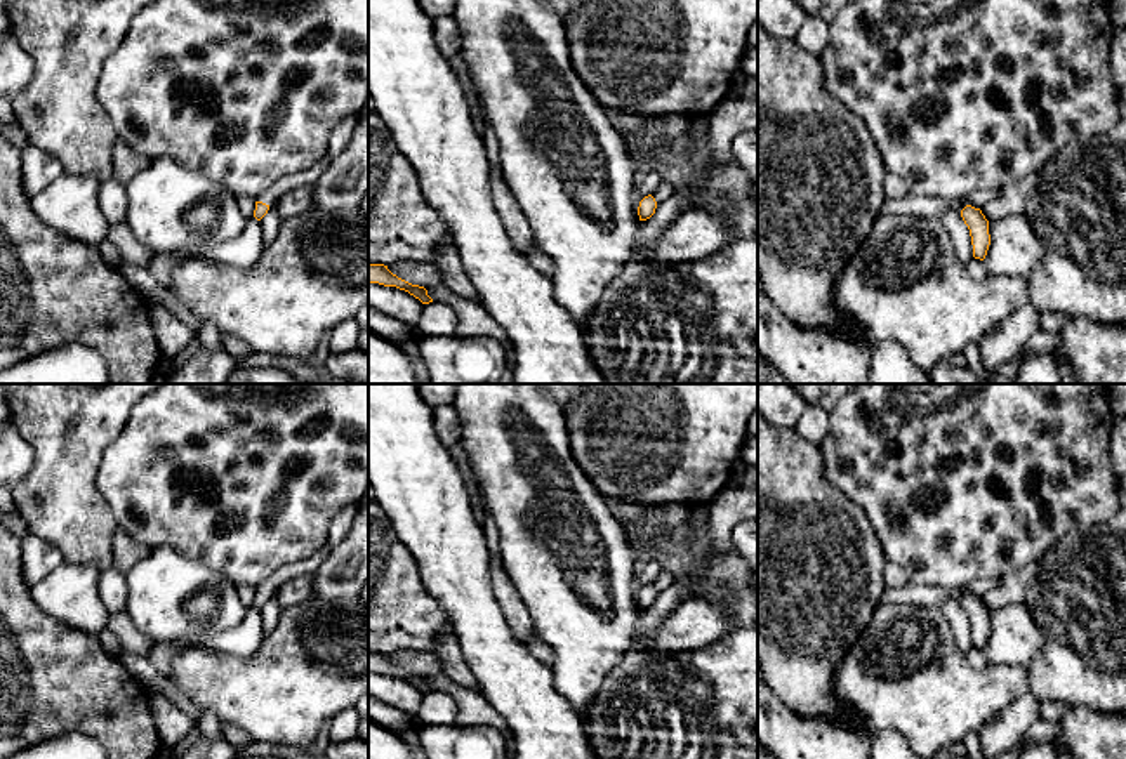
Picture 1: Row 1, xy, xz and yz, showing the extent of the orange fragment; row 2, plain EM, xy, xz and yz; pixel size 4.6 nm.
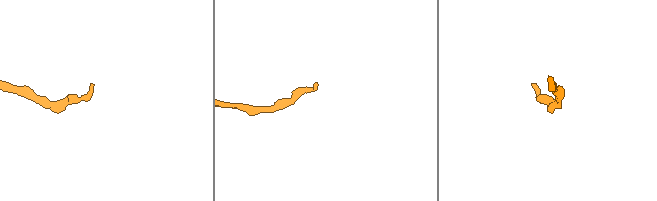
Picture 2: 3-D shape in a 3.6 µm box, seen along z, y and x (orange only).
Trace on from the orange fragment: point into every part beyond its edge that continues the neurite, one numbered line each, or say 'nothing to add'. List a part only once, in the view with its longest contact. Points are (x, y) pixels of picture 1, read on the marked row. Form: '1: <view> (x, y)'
1: xy (310, 176)

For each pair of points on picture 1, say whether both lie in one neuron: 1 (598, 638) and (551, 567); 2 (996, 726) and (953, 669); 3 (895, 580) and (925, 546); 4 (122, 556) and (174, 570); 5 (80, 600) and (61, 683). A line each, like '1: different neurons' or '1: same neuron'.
1: same neuron
2: different neurons
3: different neurons
4: different neurons
5: different neurons

